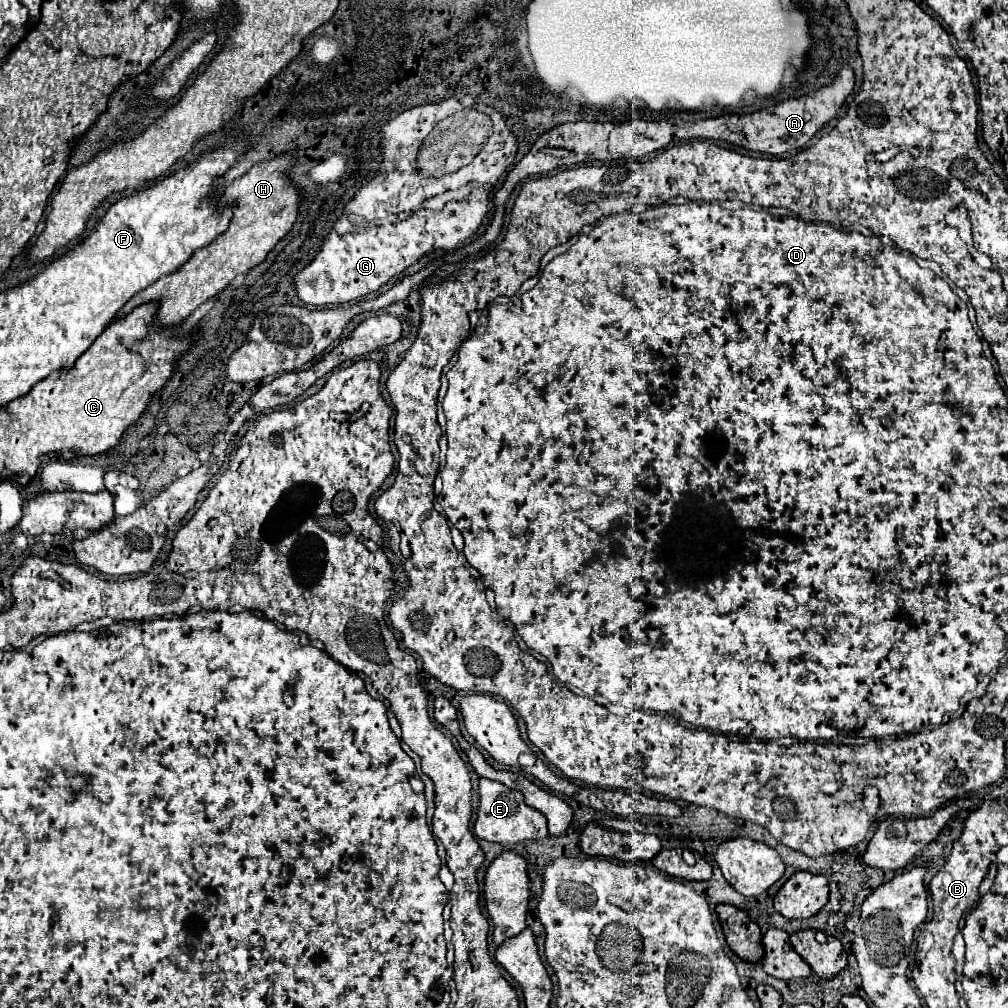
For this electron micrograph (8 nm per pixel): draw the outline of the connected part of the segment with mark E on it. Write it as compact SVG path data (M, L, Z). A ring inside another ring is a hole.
M479 779L479 813L473 831L479 839L501 843L501 845L515 845L529 839L545 839L549 835L543 813L525 805L523 793L515 789L507 789L505 785L493 783L489 779Z

